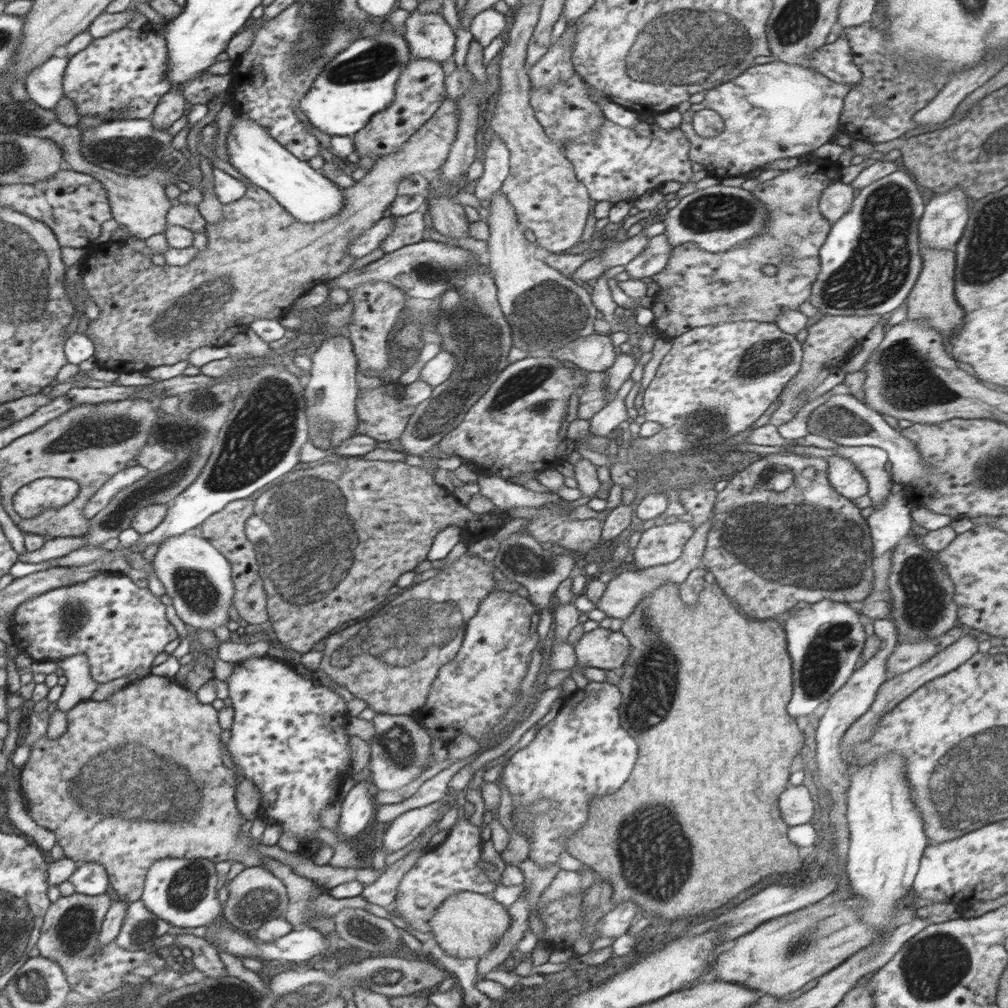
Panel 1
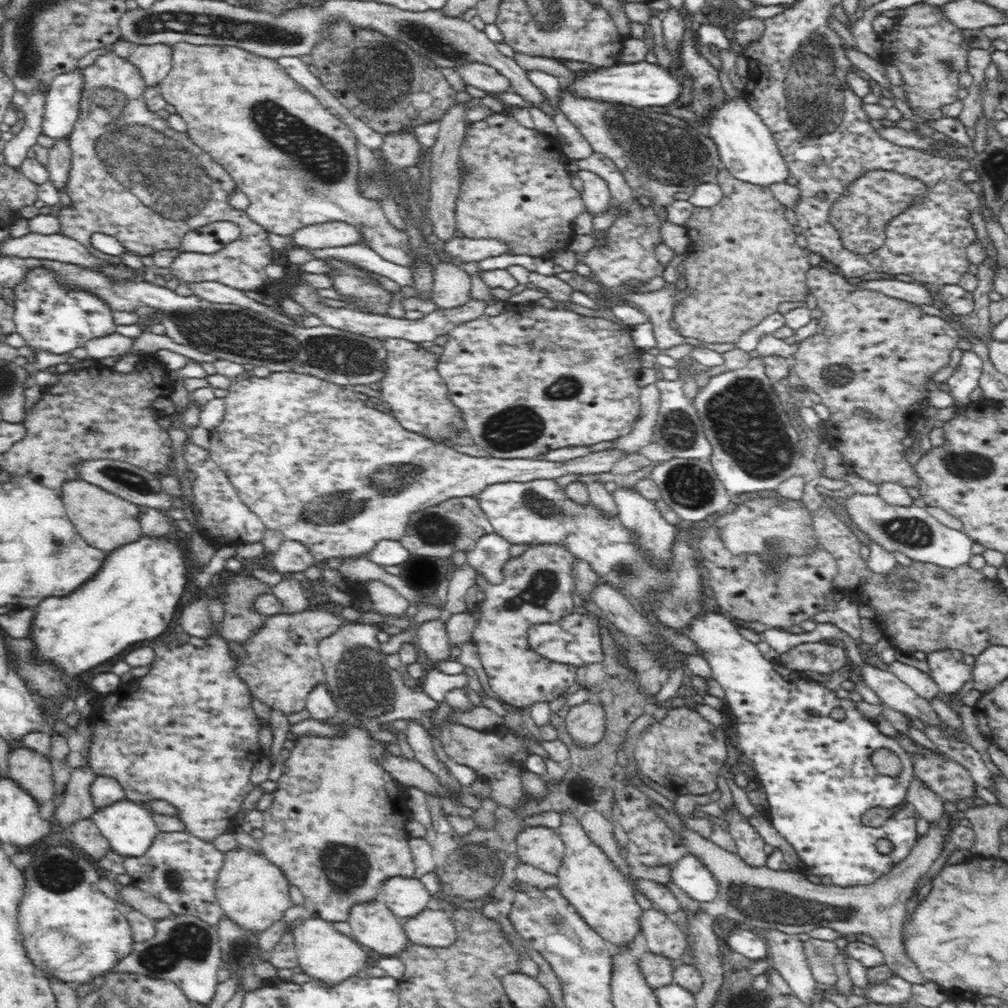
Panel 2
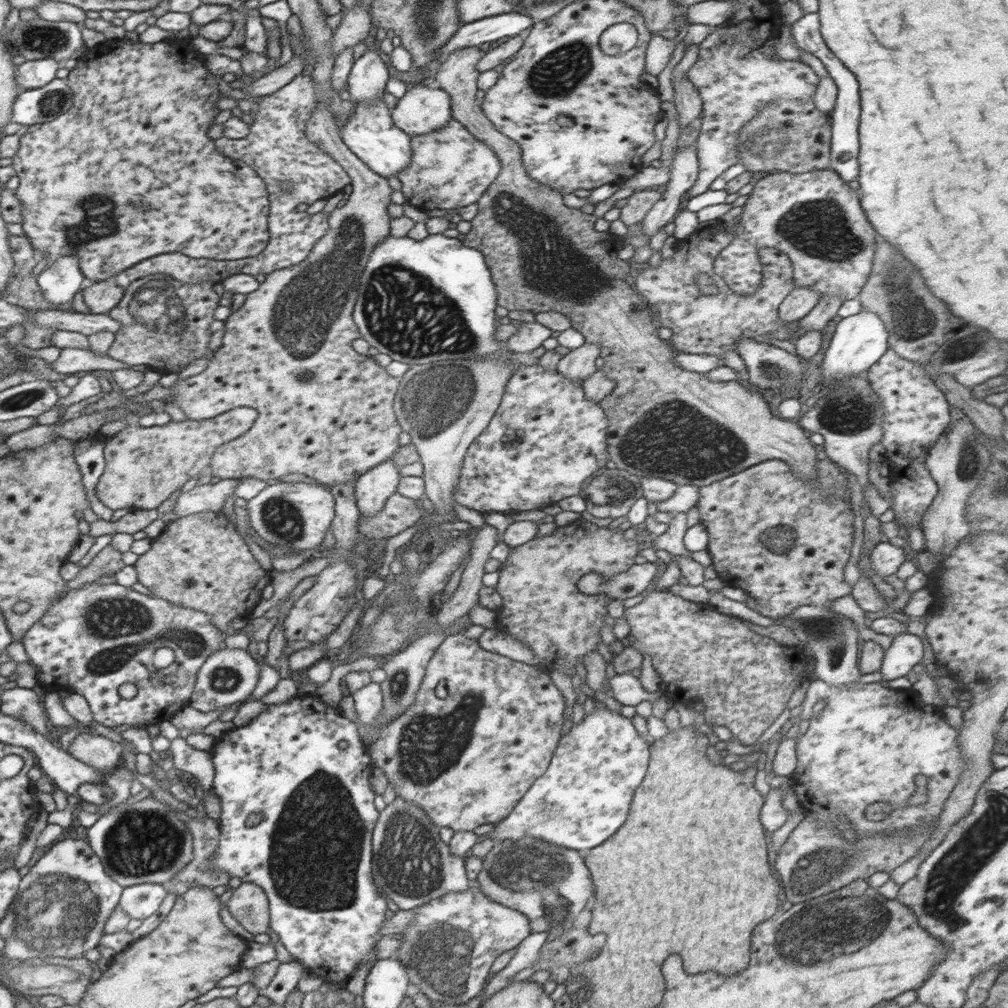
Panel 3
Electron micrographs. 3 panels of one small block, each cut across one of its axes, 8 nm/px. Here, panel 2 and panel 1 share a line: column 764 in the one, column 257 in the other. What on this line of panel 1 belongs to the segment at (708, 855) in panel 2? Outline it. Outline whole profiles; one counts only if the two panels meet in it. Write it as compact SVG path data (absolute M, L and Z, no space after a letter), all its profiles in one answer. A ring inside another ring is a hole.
M246 866L225 888L224 918L237 922L240 931L254 932L263 923L284 915L289 905L284 881L263 866Z

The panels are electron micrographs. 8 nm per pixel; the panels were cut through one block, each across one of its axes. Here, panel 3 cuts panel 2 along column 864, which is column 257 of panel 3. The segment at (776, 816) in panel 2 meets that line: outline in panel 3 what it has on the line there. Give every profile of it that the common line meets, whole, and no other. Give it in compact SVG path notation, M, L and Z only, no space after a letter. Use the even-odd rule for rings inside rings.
M316 693L298 694L292 700L280 704L264 704L260 715L254 717L248 724L232 728L216 739L211 752L215 768L211 789L218 796L222 810L219 819L221 836L216 850L218 853L213 853L209 858L209 868L222 871L223 874L228 873L231 877L237 876L242 883L251 882L261 886L269 902L270 930L278 934L280 944L306 969L312 970L315 975L328 983L339 983L343 986L359 967L364 966L366 962L377 961L376 944L381 938L381 928L388 910L388 901L378 893L378 887L372 876L371 840L380 813L374 804L376 792L369 783L370 775L375 768L369 753L368 748L359 739L355 723L343 716L339 707L330 707L323 703ZM254 813L260 813L262 821L256 826L246 826L246 820Z

